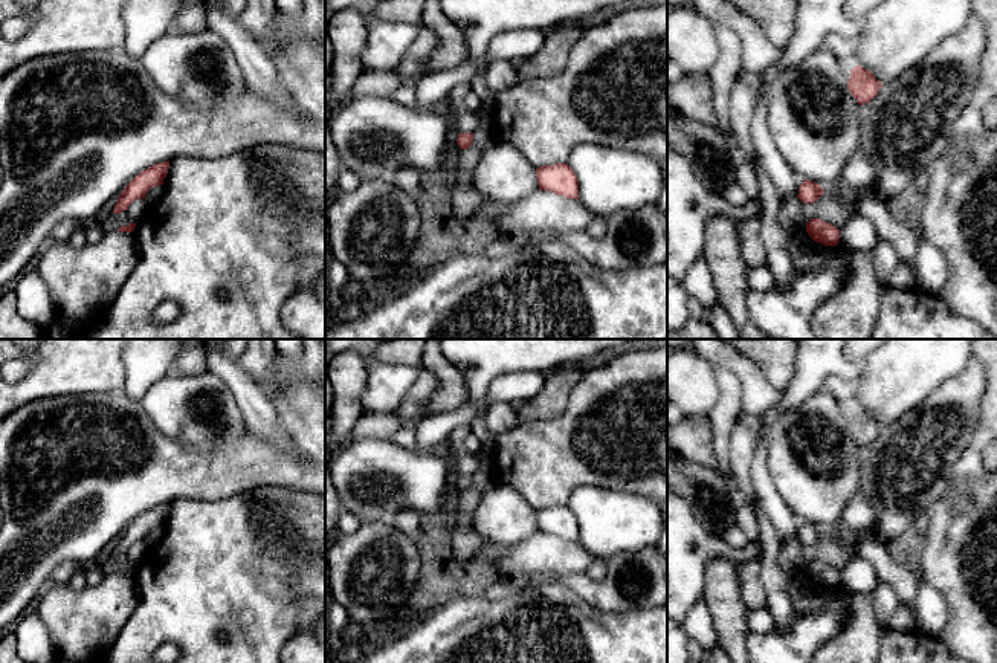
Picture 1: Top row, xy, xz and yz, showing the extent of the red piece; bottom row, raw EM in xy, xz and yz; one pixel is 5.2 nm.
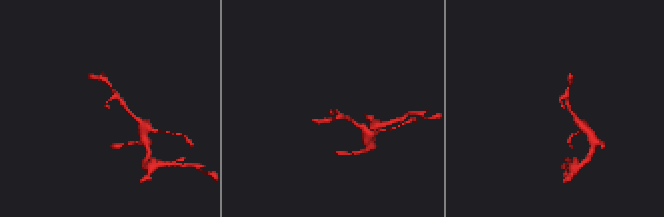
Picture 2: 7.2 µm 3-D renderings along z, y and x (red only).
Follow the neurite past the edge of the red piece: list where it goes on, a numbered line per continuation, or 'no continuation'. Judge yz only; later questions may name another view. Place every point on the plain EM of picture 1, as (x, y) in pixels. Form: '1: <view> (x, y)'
no continuation

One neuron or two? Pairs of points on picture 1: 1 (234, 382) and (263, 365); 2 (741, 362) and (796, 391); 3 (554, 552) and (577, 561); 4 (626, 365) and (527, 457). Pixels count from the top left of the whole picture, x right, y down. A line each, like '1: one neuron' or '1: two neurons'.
1: two neurons
2: two neurons
3: one neuron
4: one neuron

